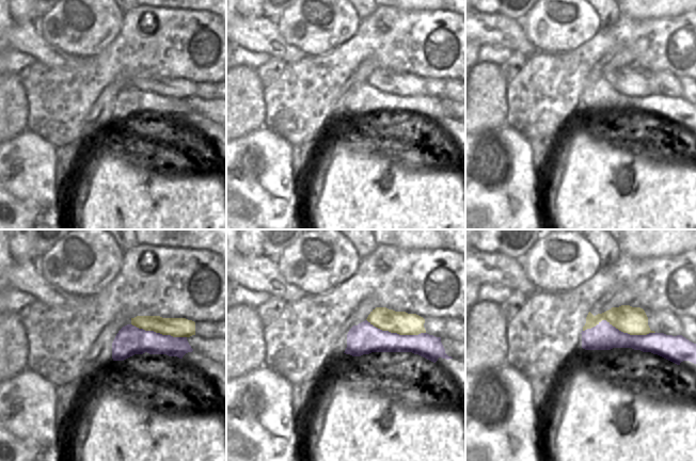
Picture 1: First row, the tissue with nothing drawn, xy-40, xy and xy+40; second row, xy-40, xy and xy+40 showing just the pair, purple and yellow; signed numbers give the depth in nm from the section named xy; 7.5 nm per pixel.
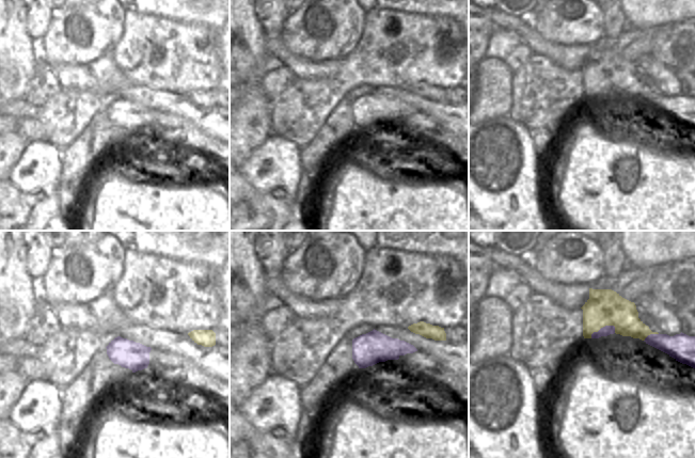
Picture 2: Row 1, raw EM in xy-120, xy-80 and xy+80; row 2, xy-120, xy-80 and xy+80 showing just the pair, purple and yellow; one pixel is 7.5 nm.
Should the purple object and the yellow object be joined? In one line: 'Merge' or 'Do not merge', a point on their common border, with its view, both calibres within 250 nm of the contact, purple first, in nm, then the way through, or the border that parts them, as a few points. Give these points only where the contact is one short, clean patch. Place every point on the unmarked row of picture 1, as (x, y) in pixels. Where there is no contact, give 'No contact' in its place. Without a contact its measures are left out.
Do not merge. Touches purple at xy+40 (618, 91). Thickness 200 nm (purple) against 200 nm

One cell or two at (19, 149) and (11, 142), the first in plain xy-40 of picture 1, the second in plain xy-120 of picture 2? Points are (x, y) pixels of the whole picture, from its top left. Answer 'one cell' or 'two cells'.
two cells

